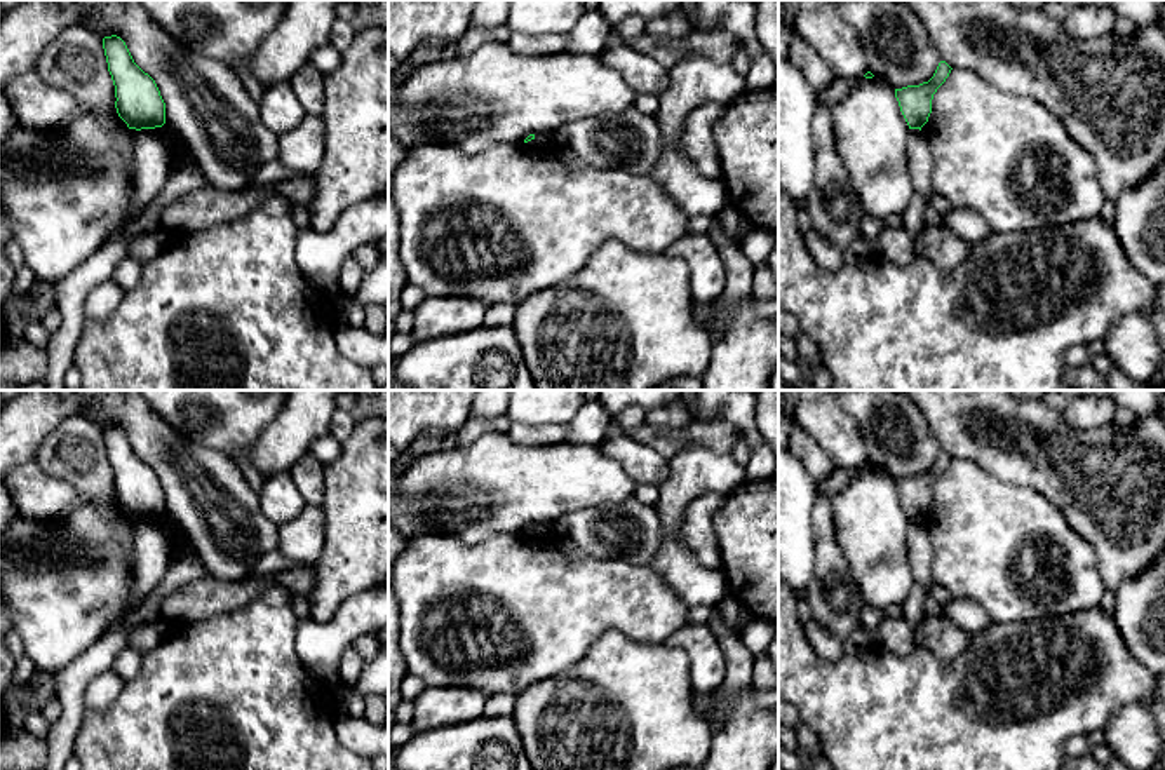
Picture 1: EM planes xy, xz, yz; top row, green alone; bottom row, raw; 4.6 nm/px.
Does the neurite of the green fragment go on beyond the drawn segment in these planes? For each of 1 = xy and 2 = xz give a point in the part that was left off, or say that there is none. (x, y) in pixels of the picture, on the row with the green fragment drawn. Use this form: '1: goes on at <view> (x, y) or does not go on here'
1: does not go on here
2: does not go on here

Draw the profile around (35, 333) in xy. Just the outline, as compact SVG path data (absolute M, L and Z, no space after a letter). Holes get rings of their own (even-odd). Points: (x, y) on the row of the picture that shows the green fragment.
M42 321L30 322L26 326L26 331L24 331L24 336L23 336L23 340L26 340L28 343L31 343L31 345L35 345L38 348L45 348L49 338L51 338L51 334L44 328Z

